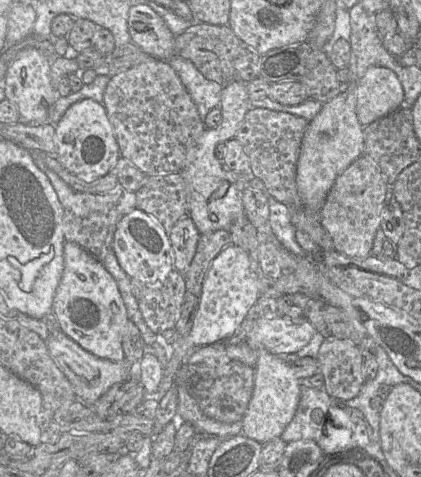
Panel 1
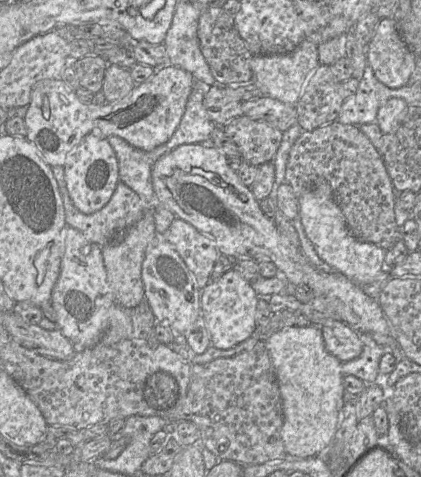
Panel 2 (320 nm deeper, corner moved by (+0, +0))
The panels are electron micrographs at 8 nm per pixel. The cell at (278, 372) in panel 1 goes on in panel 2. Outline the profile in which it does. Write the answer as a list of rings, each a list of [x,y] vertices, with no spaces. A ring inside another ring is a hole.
[[[320,326],[285,327],[264,337],[280,390],[283,426],[281,439],[287,455],[323,455],[341,420],[344,387],[341,362],[325,348]]]

